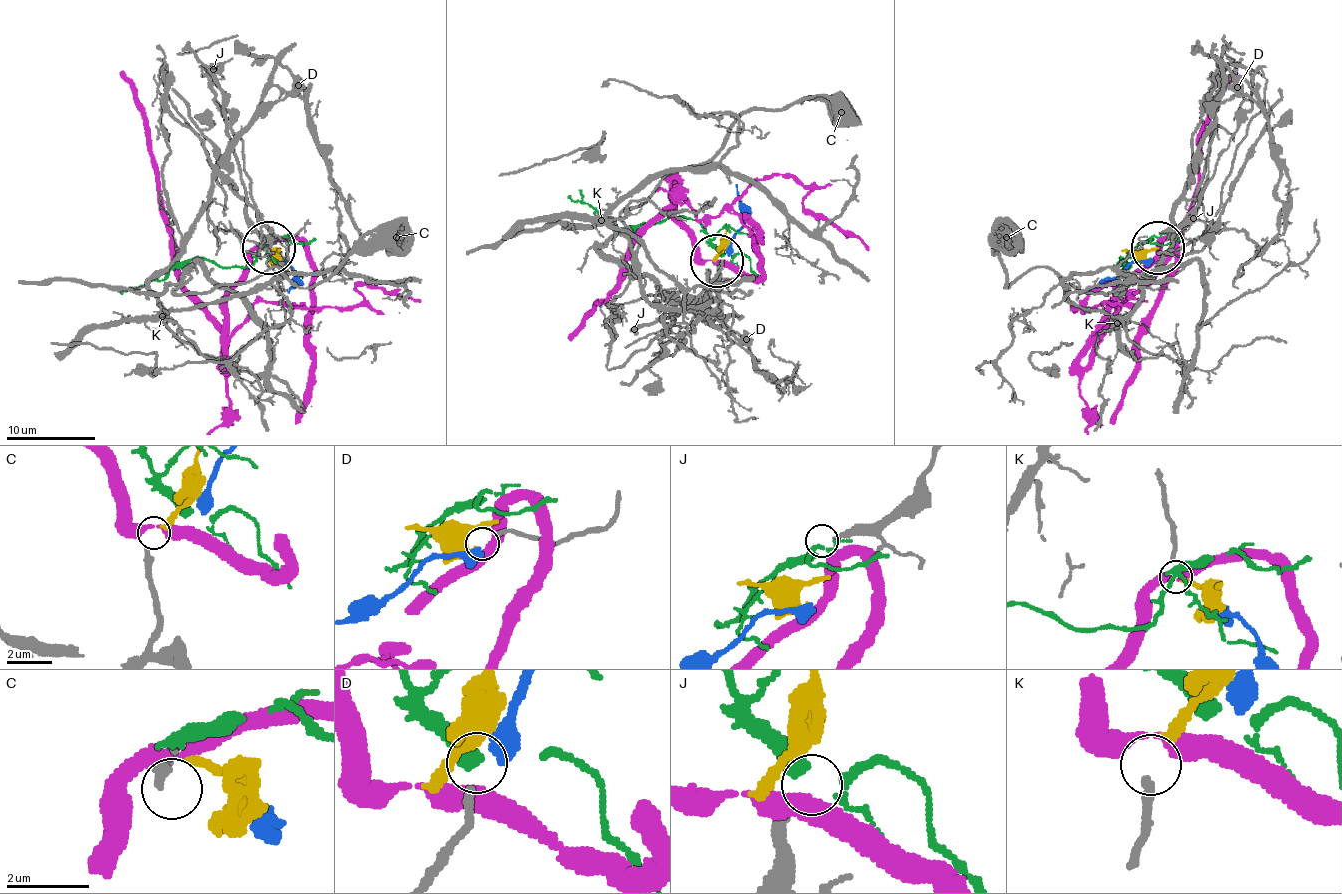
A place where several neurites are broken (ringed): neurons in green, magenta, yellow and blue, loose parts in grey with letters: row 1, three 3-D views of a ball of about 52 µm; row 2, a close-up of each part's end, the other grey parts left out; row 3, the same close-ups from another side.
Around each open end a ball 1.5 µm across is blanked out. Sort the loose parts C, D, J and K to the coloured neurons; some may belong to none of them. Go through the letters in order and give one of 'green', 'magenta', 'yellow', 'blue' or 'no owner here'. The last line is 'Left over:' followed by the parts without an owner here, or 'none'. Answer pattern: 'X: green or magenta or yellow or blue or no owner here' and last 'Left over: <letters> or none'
C: no owner here
D: blue
J: green
K: yellow
Left over: C

